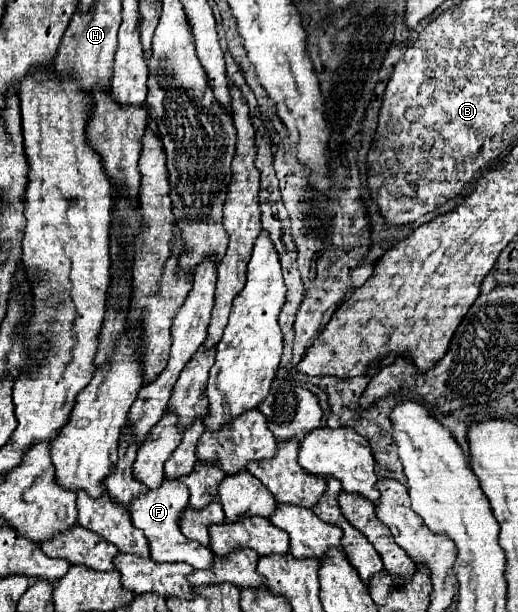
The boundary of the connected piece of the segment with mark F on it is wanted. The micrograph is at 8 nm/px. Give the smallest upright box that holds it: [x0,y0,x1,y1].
[129,478,213,568]

